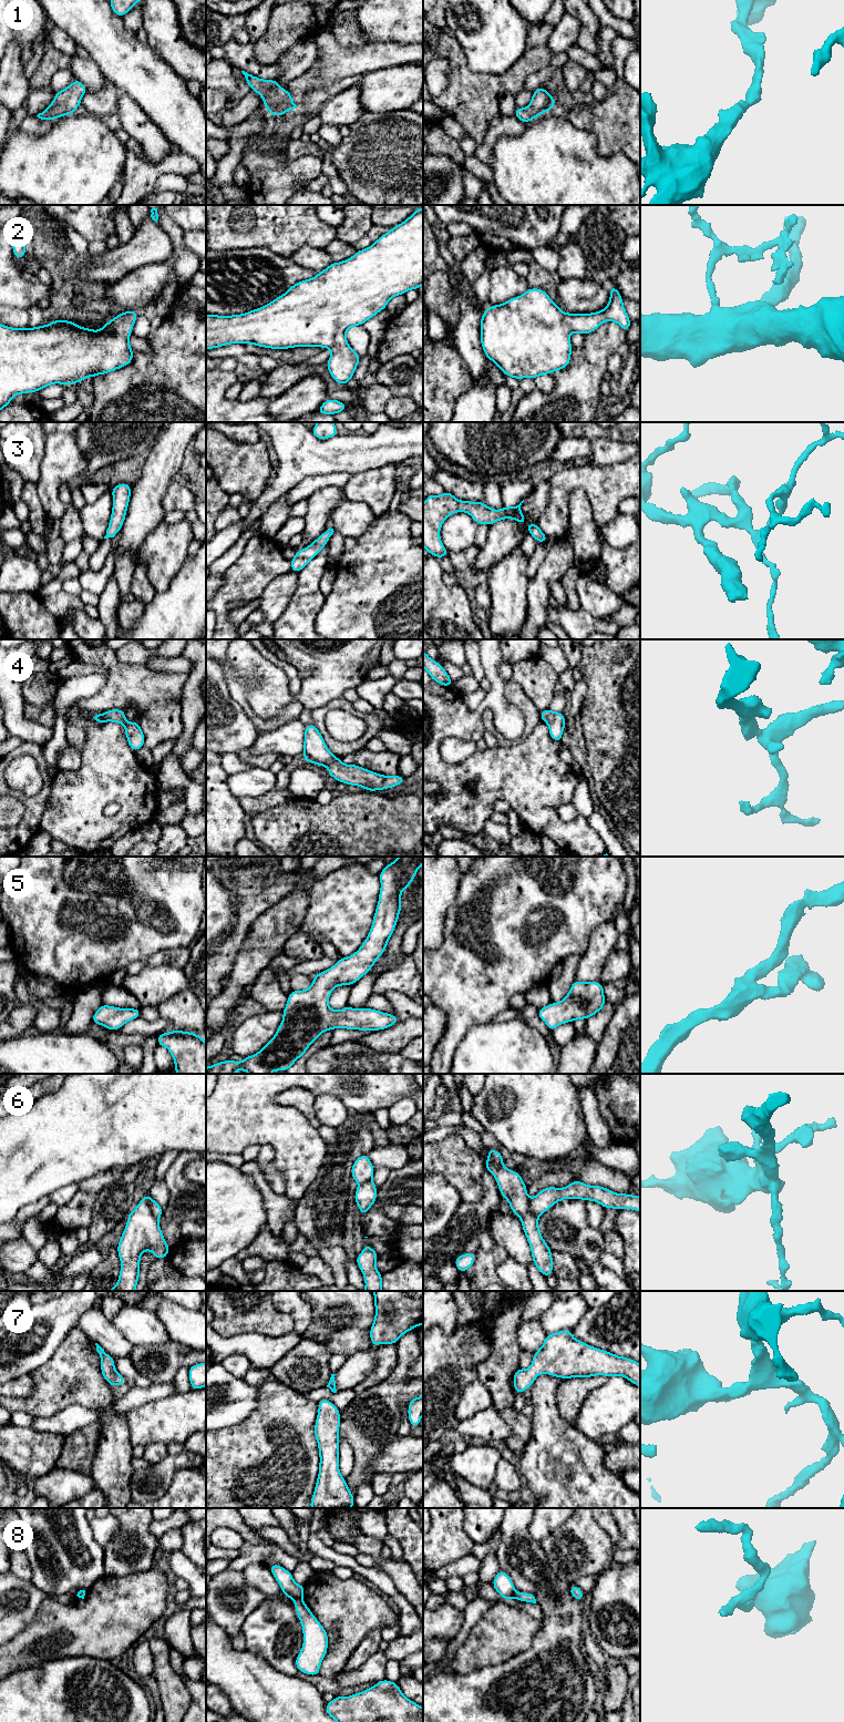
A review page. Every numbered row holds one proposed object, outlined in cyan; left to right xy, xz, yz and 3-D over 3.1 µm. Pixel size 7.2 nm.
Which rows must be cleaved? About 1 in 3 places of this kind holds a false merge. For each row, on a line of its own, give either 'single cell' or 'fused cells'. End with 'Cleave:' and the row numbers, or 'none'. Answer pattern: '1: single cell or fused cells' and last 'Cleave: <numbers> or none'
1: single cell
2: single cell
3: single cell
4: single cell
5: single cell
6: fused cells
7: single cell
8: fused cells
Cleave: 6, 8

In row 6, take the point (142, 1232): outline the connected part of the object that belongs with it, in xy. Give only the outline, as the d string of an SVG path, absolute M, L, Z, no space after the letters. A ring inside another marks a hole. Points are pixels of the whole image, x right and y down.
M146 1193L136 1206L127 1214L127 1223L124 1228L124 1231L121 1236L120 1242L117 1244L117 1253L121 1260L121 1271L119 1275L119 1281L116 1284L109 1291L135 1291L136 1284L140 1278L140 1258L141 1254L147 1250L152 1250L155 1257L155 1260L167 1258L169 1246L166 1243L164 1236L156 1219L152 1212L151 1208L151 1196Z

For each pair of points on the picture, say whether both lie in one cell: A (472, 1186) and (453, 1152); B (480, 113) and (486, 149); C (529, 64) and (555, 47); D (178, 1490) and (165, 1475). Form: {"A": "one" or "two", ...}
{"A": "one", "B": "two", "C": "two", "D": "two"}

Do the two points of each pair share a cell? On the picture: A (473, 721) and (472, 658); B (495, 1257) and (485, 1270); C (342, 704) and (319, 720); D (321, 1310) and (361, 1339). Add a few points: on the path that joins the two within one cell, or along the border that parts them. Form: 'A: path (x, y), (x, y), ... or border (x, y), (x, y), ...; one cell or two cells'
A: border (479, 651), (485, 676); two cells
B: path (492, 1260), (485, 1267); one cell
C: path (336, 704), (328, 707), (321, 714); one cell
D: path (331, 1310), (351, 1329); one cell

